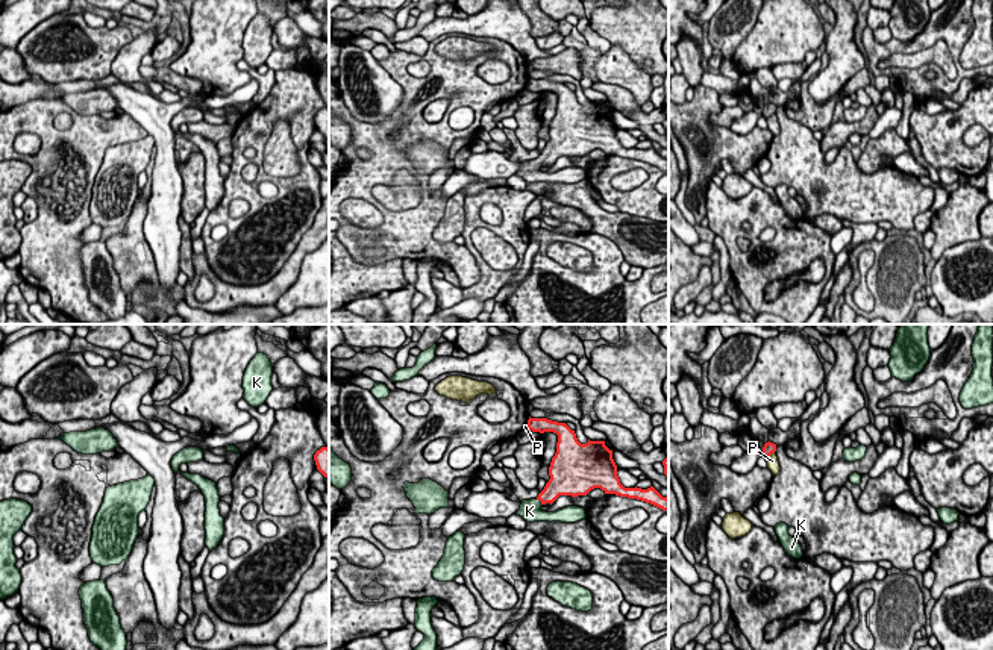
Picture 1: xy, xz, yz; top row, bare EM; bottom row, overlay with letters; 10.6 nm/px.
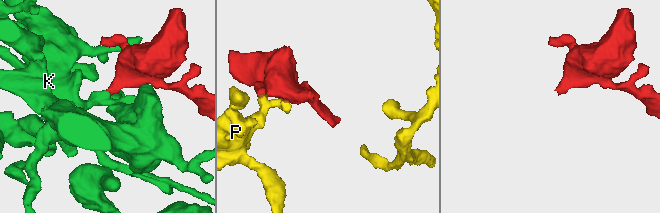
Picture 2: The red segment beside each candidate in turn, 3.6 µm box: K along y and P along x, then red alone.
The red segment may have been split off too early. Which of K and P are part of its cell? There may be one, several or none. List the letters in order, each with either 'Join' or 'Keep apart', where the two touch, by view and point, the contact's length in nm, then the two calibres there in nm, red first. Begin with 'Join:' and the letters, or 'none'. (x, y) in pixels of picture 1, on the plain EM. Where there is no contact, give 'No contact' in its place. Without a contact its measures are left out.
Join: K
K: Join. Touches red at xz (540, 161). Shared border 110 nm. Thickness 220 nm (red) against 220 nm
P: Keep apart. Touches red at yz (769, 115). Shared border 120 nm. Thickness 130 nm (red) against 130 nm

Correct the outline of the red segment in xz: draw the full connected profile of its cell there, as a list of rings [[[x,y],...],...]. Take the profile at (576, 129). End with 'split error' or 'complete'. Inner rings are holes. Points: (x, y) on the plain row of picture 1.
[[[547,79],[528,80],[528,91],[553,92],[558,95],[556,114],[549,127],[549,142],[537,159],[522,161],[515,173],[526,183],[534,182],[561,182],[576,183],[587,179],[585,170],[567,167],[555,173],[546,173],[541,168],[553,164],[559,156],[587,156],[591,150],[600,148],[605,155],[637,159],[650,164],[663,171],[669,171],[669,159],[663,158],[653,147],[647,150],[625,148],[617,136],[617,126],[612,120],[612,111],[605,102],[590,102],[581,105],[565,83]]]; split error

